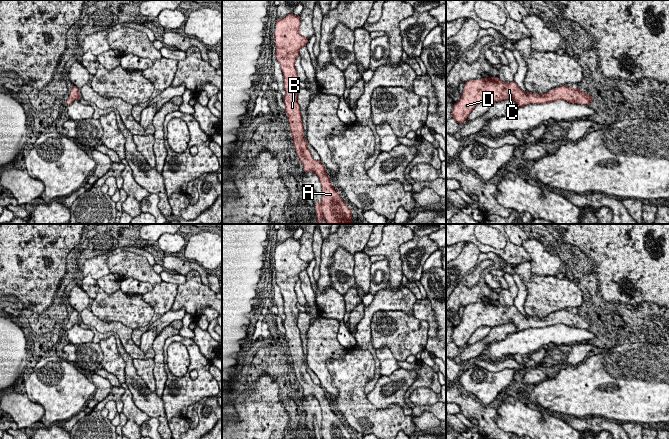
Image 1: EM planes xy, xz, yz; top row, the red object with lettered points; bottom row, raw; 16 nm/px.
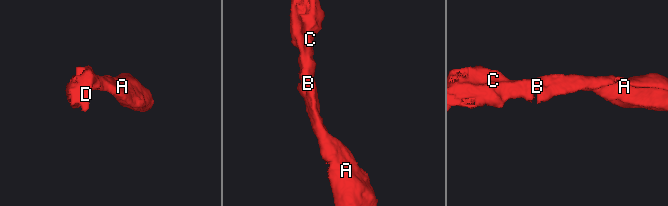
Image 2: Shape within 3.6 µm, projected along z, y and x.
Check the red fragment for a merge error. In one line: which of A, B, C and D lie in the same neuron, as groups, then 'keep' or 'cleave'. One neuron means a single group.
groups A B C D; keep

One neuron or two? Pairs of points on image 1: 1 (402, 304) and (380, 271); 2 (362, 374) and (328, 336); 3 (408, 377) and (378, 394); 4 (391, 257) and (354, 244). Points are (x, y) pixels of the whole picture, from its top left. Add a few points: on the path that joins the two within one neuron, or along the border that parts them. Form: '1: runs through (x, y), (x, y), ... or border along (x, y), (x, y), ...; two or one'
1: border along (386, 259), (389, 281), (374, 295); two
2: border along (351, 349), (341, 358), (326, 362), (331, 374); two
3: runs through (399, 380), (392, 380), (388, 384), (381, 385); one
4: border along (365, 245), (362, 250); two

